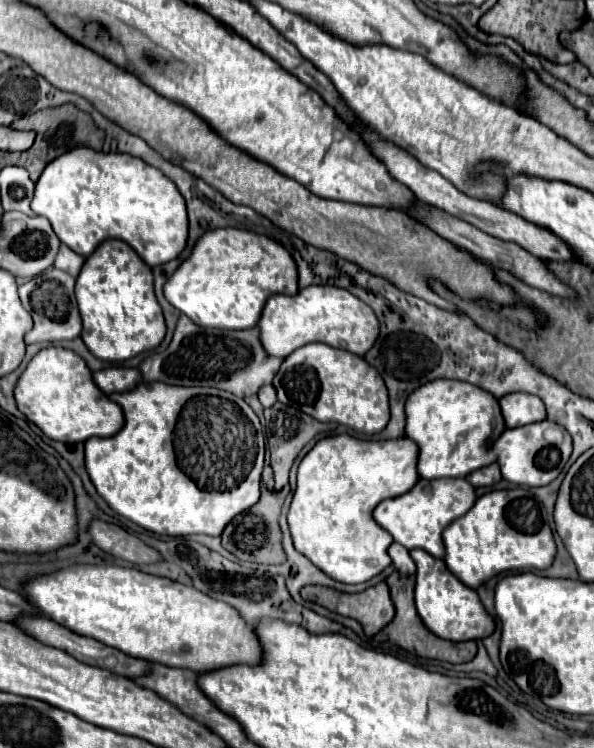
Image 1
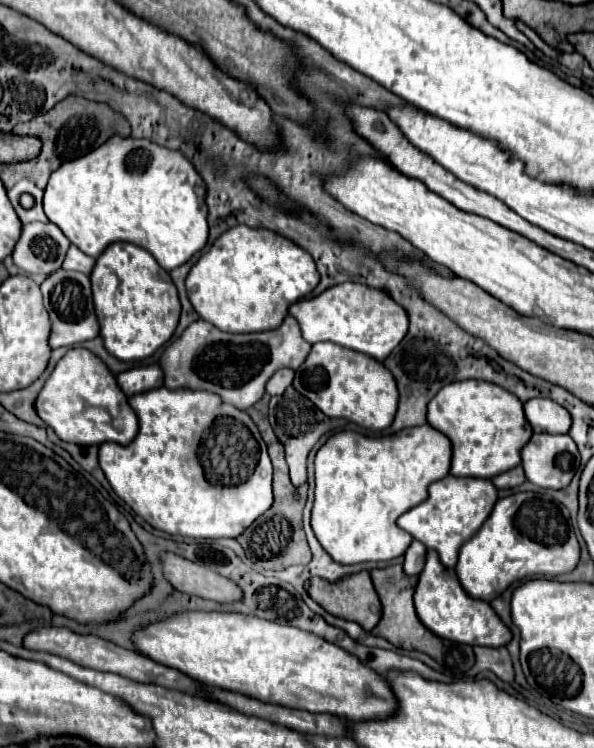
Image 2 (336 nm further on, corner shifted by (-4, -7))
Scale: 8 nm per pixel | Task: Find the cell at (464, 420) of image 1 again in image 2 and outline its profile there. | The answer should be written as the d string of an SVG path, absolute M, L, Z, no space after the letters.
M455 381L451 385L445 385L427 407L427 423L435 427L437 431L445 433L445 437L453 445L453 461L451 461L451 475L455 477L483 477L493 479L499 473L505 473L521 463L519 451L529 441L529 435L533 435L533 429L529 423L525 423L523 415L523 403L517 401L515 395L505 391L503 387L497 387L487 381Z

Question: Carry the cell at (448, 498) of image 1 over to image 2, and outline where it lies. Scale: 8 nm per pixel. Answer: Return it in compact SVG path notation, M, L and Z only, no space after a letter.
M447 475L429 485L429 497L417 507L405 511L397 525L427 549L435 549L445 567L455 567L461 545L483 525L497 501L497 489L487 479Z

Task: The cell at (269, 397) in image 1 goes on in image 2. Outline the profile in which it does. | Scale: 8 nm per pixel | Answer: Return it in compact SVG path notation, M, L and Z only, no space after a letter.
M281 369L269 379L267 393L269 395L281 395L291 385L291 381L293 381L293 371L291 369Z

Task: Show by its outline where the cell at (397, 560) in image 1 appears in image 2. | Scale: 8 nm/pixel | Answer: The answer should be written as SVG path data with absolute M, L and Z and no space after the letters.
M411 541L409 549L405 551L405 563L403 563L403 571L407 575L419 575L423 565L425 565L425 545L419 541Z

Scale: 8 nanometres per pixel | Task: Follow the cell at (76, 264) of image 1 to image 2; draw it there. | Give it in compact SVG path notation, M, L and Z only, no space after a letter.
M71 245L69 251L67 251L63 269L71 269L71 271L79 271L79 273L89 275L91 269L93 269L93 265L95 265L95 259L93 259L93 257L85 255L85 253L79 251L75 245Z

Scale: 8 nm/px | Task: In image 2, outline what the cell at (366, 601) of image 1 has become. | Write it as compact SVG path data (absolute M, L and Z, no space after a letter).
M361 571L357 575L351 575L351 577L345 577L345 579L339 579L337 583L329 583L325 579L319 579L319 577L311 577L309 583L307 583L307 593L309 597L319 603L327 613L335 615L335 617L341 617L341 619L347 619L347 621L355 621L359 623L365 631L371 631L379 619L381 619L381 601L379 601L379 595L373 587L373 581L371 581L371 575L367 571Z

